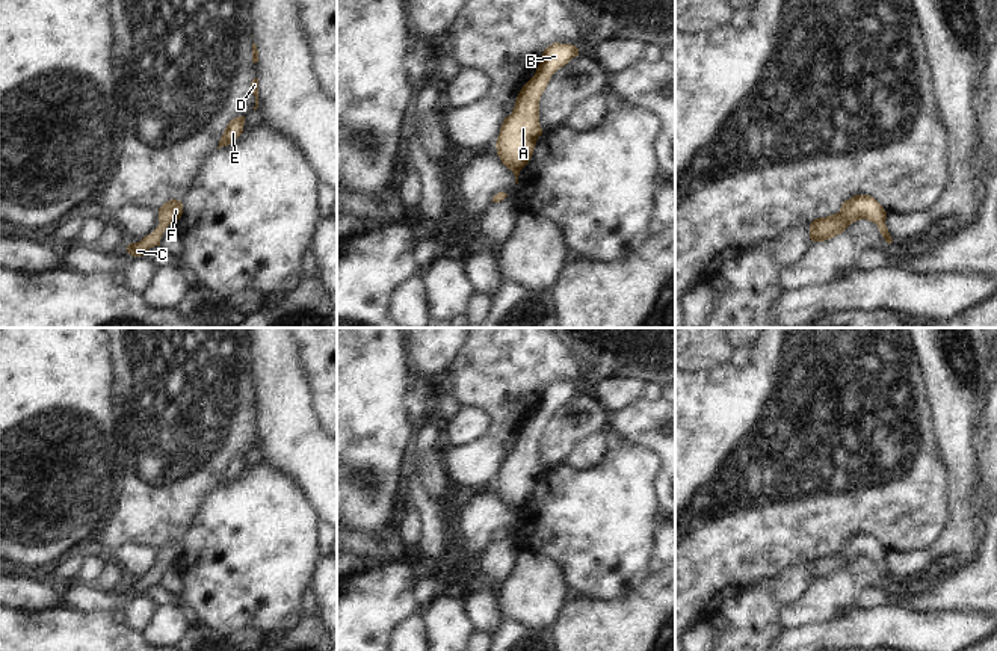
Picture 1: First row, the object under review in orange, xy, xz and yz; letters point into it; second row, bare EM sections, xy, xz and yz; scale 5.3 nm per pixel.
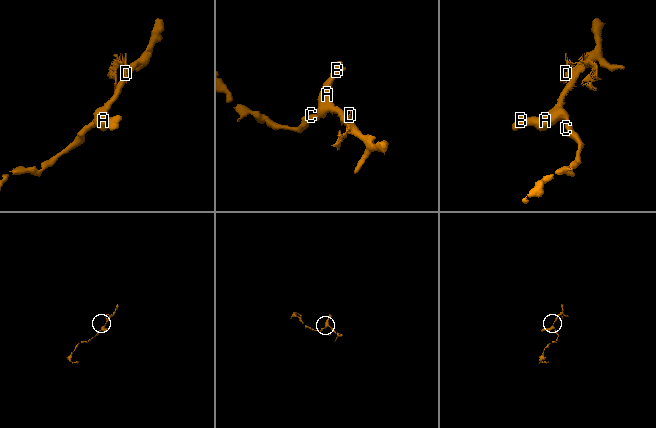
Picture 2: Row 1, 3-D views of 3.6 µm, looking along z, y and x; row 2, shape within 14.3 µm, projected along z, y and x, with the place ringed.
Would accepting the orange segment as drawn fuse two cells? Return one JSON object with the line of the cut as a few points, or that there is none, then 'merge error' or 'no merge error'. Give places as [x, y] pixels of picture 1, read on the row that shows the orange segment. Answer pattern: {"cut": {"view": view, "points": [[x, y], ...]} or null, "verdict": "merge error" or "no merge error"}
{"cut": null, "verdict": "no merge error"}

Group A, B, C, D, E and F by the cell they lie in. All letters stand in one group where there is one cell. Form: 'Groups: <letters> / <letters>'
Groups: A B C D E F.

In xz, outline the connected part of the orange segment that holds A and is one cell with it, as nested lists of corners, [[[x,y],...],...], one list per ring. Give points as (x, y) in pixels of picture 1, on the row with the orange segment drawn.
[[[554,42],[547,47],[535,76],[521,88],[514,110],[505,118],[495,142],[497,156],[511,169],[518,184],[520,171],[529,163],[536,140],[542,134],[539,124],[539,100],[551,76],[579,56],[571,44]]]

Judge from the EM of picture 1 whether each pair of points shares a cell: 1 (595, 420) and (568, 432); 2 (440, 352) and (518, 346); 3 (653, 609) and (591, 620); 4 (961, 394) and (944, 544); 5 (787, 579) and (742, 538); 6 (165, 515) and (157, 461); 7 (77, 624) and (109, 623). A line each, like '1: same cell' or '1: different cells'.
1: same cell
2: different cells
3: same cell
4: same cell
5: different cells
6: same cell
7: same cell

